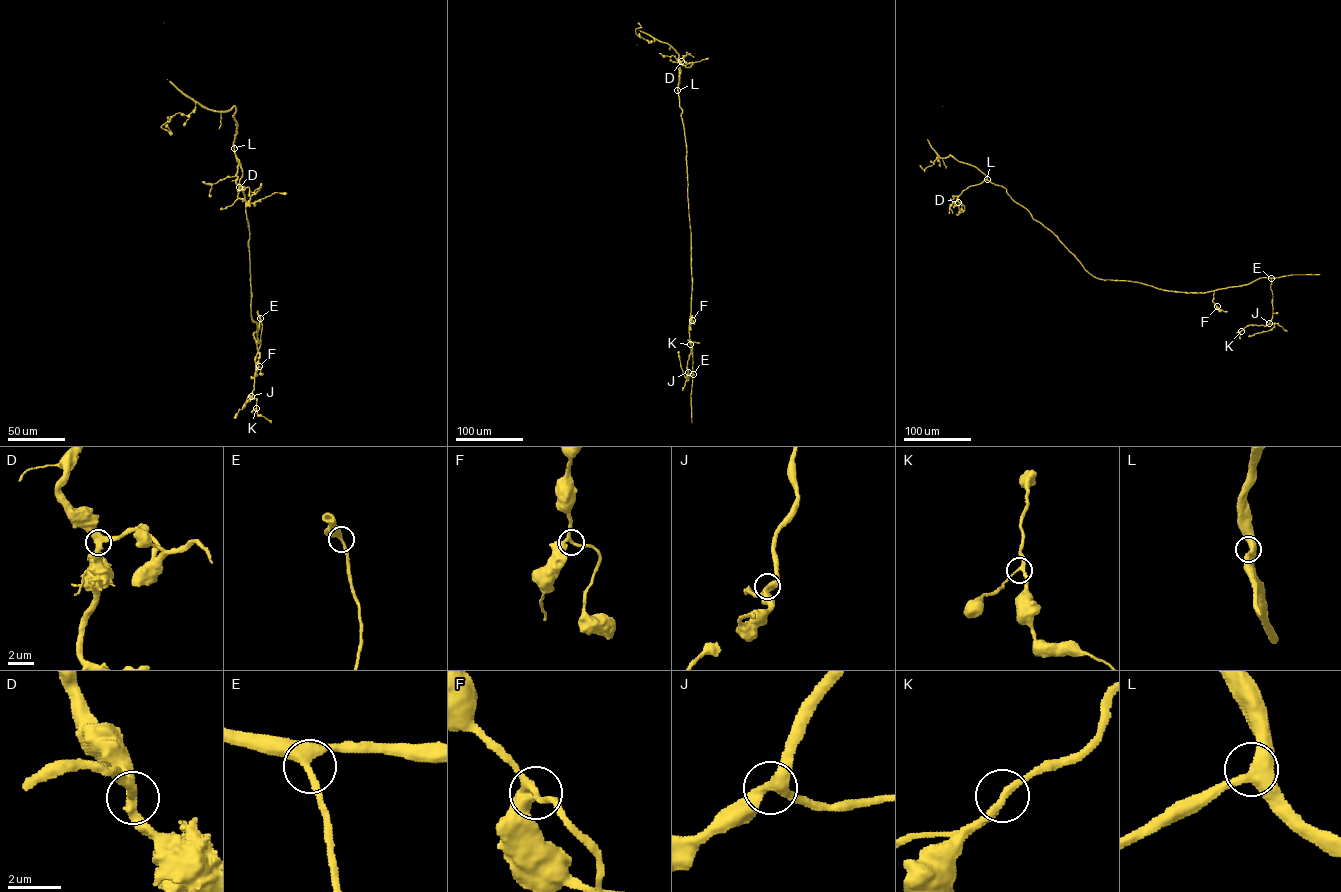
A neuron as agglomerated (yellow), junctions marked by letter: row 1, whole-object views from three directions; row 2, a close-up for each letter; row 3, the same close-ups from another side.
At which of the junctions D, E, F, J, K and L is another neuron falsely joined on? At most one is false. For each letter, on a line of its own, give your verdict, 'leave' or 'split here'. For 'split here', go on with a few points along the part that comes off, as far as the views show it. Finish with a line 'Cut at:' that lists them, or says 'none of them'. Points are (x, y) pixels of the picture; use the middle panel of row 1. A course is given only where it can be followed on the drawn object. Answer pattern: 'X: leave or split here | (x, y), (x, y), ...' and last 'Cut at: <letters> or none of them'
D: leave
E: leave
F: leave
J: leave
K: leave
L: leave
Cut at: none of them

